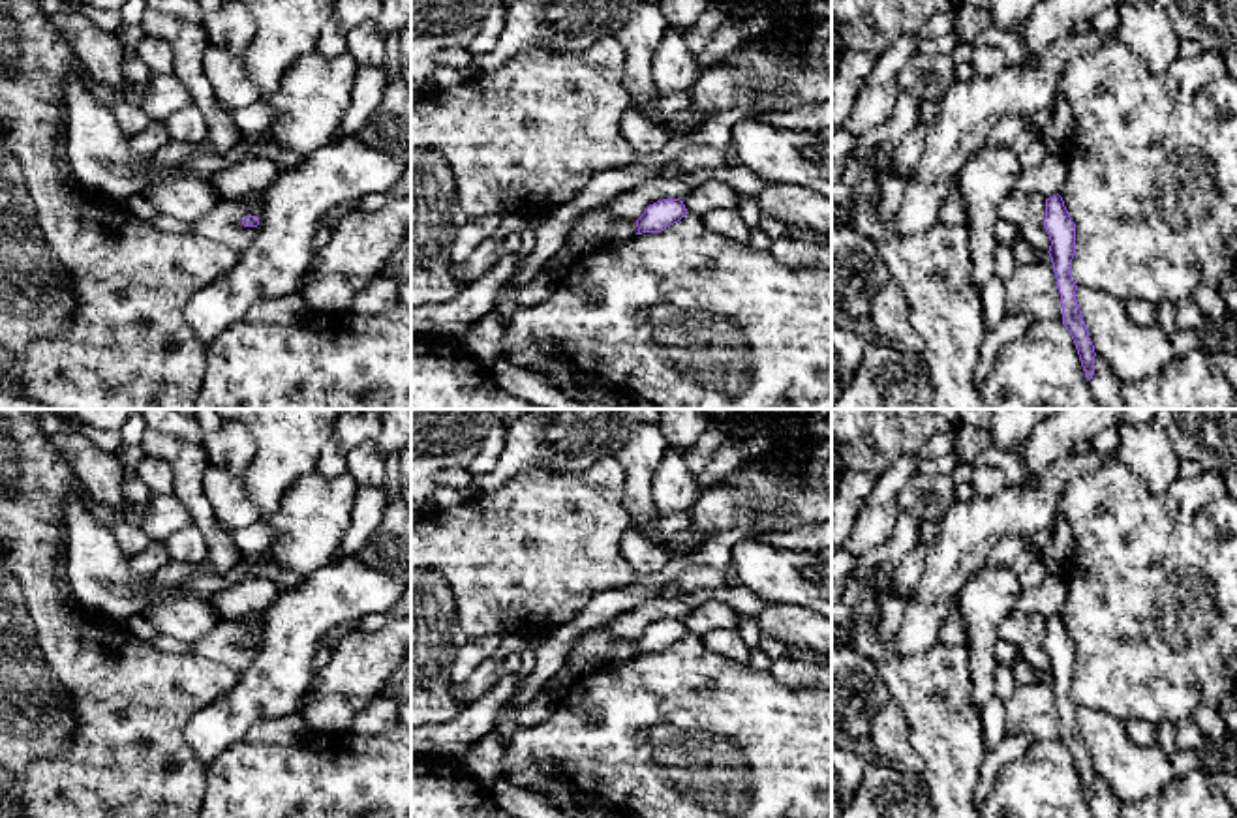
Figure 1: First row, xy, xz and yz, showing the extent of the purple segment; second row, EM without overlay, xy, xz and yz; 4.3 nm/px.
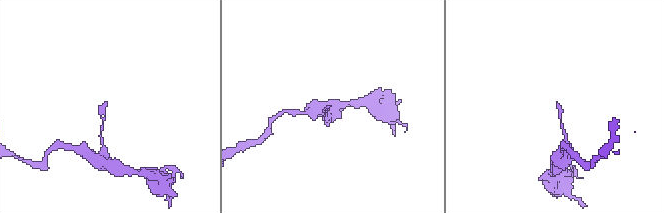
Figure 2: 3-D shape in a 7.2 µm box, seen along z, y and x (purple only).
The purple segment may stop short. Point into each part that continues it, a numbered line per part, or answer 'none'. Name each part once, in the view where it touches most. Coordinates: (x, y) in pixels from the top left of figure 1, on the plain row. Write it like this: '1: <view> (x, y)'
none

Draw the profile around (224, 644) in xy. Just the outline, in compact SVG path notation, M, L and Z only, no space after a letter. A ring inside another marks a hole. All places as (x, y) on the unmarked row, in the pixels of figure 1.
M263 612L221 619L212 632L191 645L191 655L227 664L242 674L261 651L265 623Z

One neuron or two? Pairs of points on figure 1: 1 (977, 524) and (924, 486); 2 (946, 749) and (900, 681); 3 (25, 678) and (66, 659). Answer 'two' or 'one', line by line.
1: two
2: one
3: two

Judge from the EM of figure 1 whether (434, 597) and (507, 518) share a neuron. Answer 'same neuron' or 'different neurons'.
different neurons

